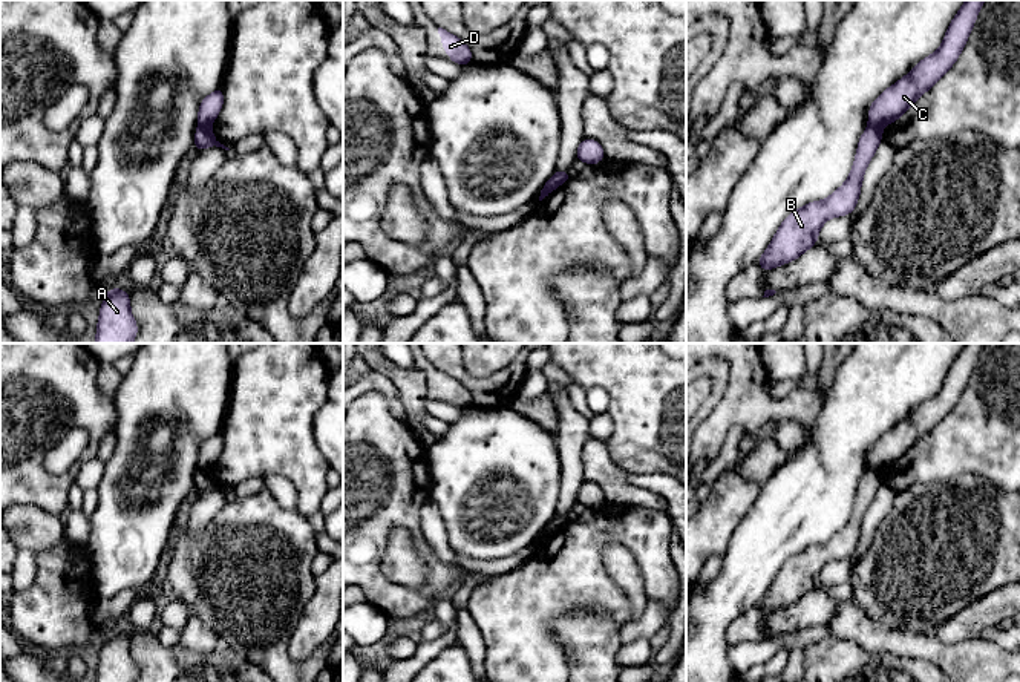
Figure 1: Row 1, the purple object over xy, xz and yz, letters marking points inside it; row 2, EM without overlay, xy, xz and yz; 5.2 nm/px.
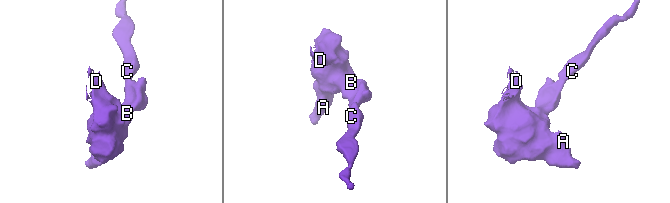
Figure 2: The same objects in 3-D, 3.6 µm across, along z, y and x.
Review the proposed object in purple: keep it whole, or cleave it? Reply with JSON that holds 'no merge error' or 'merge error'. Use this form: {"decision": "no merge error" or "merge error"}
{"decision": "merge error"}

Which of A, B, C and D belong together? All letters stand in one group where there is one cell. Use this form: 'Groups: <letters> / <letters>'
Groups: A B D / C

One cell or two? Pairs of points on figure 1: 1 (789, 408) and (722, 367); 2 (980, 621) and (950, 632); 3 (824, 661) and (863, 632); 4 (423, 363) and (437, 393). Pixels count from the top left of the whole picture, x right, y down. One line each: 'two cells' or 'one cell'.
1: two cells
2: one cell
3: two cells
4: one cell

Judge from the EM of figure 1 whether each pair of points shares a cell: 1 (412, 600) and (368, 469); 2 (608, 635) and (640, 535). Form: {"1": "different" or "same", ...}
{"1": "same", "2": "different"}

